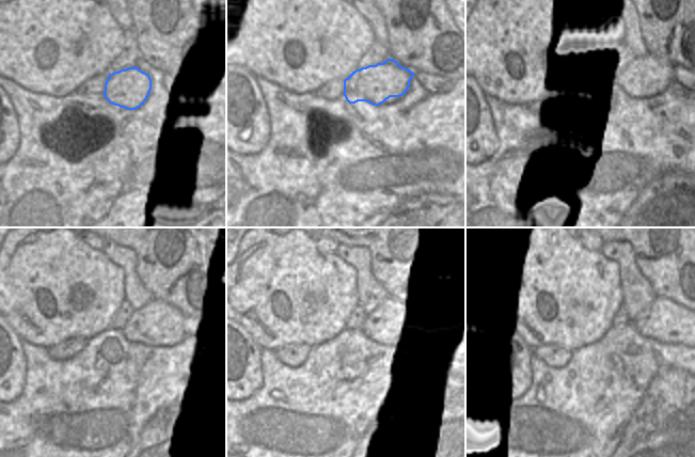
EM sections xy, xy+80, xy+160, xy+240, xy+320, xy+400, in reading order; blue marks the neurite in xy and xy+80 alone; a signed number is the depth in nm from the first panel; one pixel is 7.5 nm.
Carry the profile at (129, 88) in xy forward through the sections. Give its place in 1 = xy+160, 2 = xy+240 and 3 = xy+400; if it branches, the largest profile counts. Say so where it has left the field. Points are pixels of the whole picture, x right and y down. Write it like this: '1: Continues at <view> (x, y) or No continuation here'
1: Continues at xy+160 (647, 77)
2: Continues at xy+240 (174, 319)
3: Continues at xy+400 (665, 320)

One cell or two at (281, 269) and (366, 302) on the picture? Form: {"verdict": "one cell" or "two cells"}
{"verdict": "one cell"}

